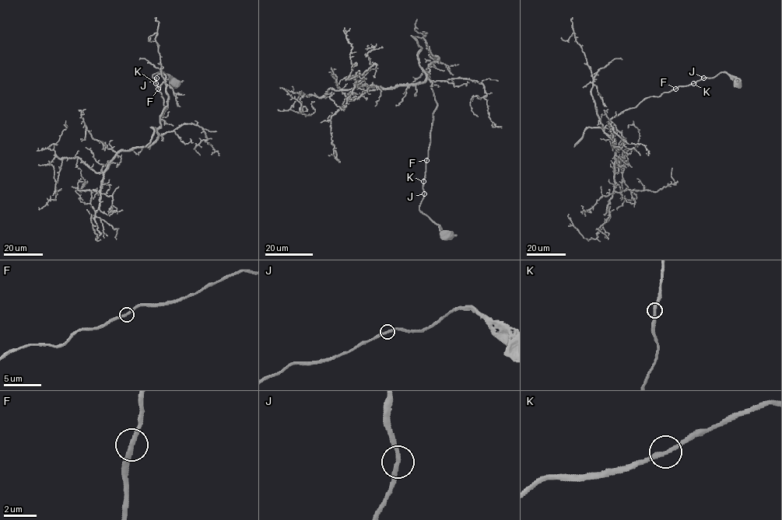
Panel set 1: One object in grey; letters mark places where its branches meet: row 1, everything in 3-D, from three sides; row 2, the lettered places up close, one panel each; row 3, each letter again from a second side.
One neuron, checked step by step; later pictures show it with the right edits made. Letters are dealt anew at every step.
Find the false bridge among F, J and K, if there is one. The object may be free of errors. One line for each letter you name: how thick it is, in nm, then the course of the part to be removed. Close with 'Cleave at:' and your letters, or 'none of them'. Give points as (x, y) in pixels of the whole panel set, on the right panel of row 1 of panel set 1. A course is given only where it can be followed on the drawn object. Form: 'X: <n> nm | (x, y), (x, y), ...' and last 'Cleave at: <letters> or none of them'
Cleave at: none of them

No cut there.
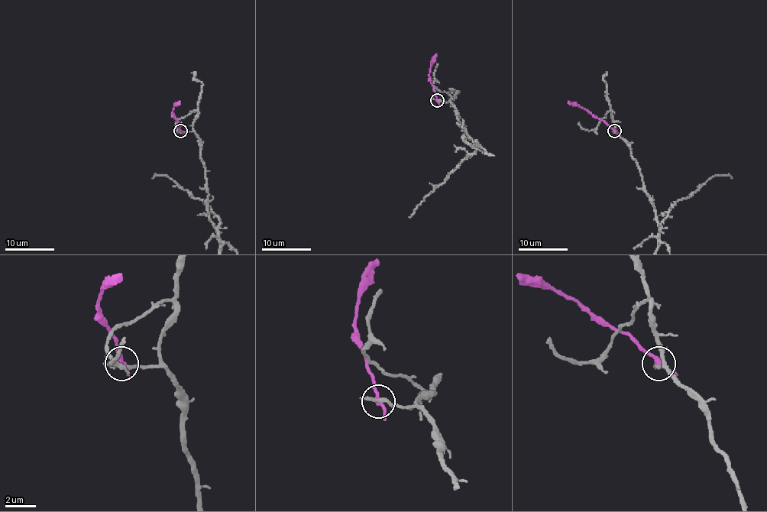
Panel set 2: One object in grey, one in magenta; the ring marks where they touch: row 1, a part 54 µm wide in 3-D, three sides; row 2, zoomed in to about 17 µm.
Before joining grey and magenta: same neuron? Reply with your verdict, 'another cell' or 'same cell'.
another cell

